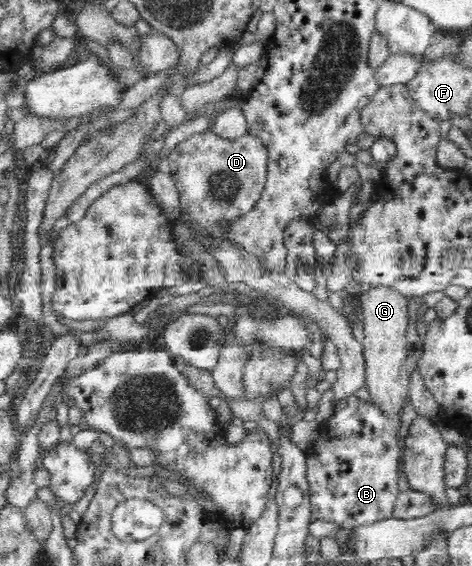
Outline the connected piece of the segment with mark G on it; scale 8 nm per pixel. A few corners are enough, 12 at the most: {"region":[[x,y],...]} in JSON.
{"region":[[357,294],[370,401],[401,416],[409,299]]}

